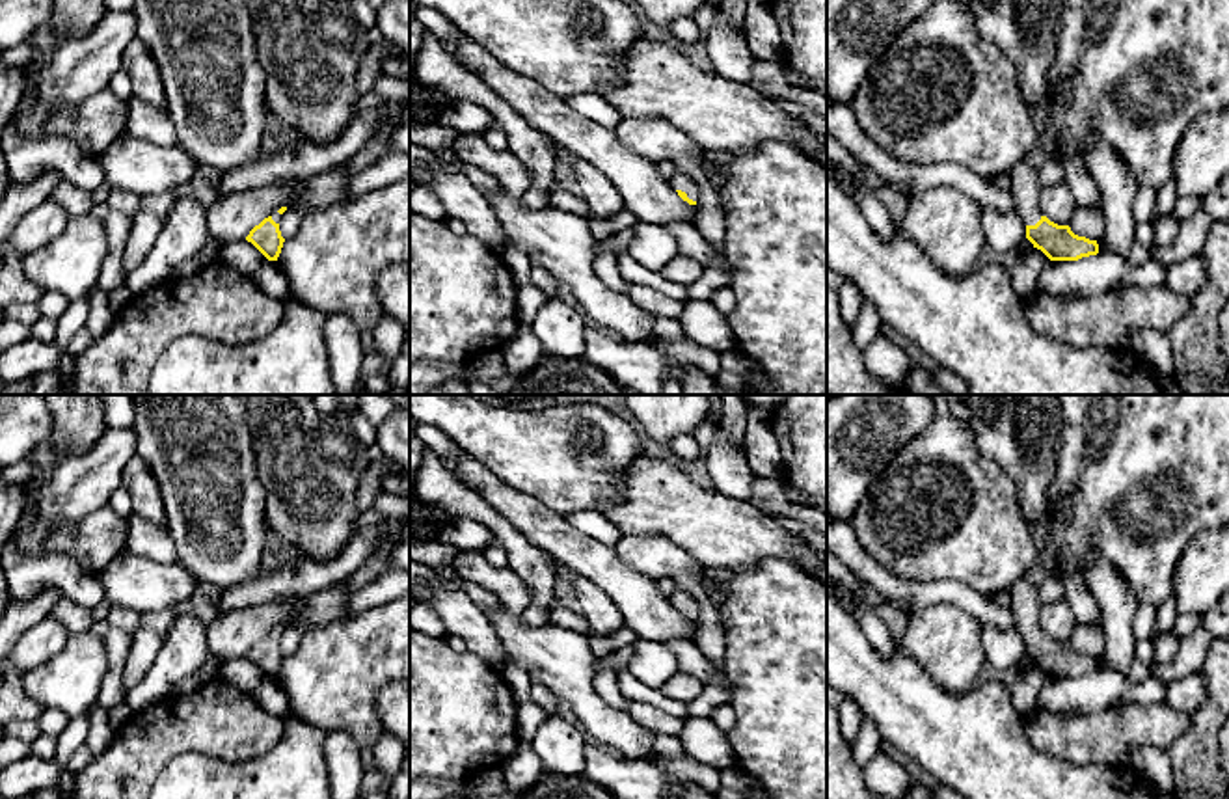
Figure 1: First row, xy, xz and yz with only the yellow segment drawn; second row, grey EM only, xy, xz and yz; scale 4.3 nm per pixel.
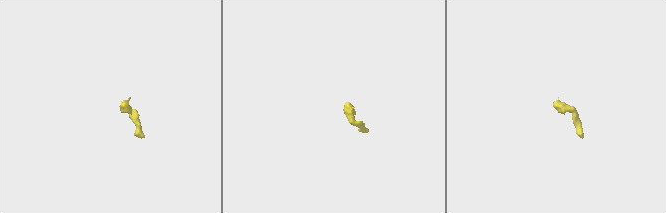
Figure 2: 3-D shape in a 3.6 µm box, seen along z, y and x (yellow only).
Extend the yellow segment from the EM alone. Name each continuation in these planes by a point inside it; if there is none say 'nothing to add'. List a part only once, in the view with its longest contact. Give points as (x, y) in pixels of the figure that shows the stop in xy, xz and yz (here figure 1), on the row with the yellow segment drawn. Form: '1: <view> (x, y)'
1: xz (680, 181)

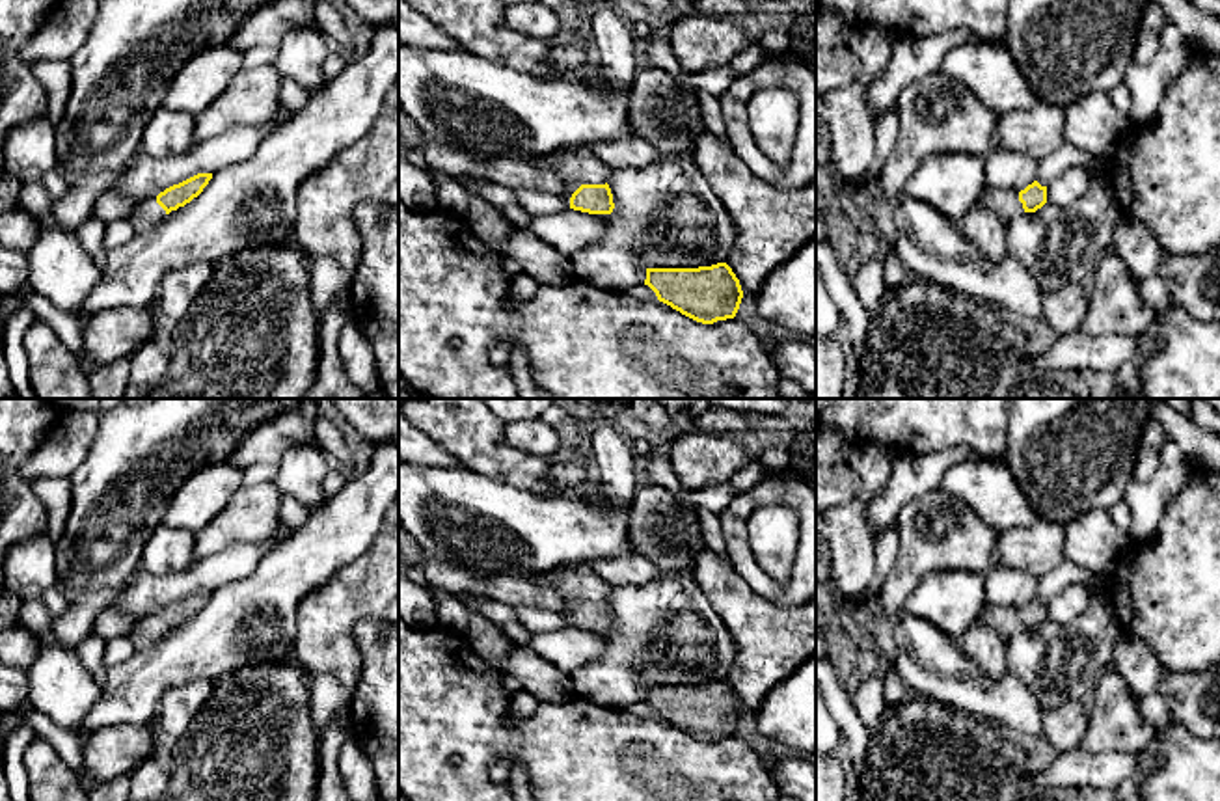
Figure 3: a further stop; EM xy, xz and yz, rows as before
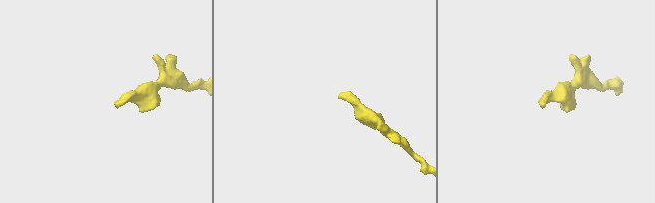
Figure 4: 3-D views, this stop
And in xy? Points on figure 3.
1: xy (148, 213)

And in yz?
1: yz (1004, 203)

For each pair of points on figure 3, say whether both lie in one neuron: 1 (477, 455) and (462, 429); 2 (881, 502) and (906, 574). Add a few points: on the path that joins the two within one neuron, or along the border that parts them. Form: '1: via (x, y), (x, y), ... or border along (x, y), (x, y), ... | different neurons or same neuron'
1: via (477, 449), (477, 444), (468, 434) | same neuron
2: border along (928, 494), (909, 500), (894, 522) | different neurons

